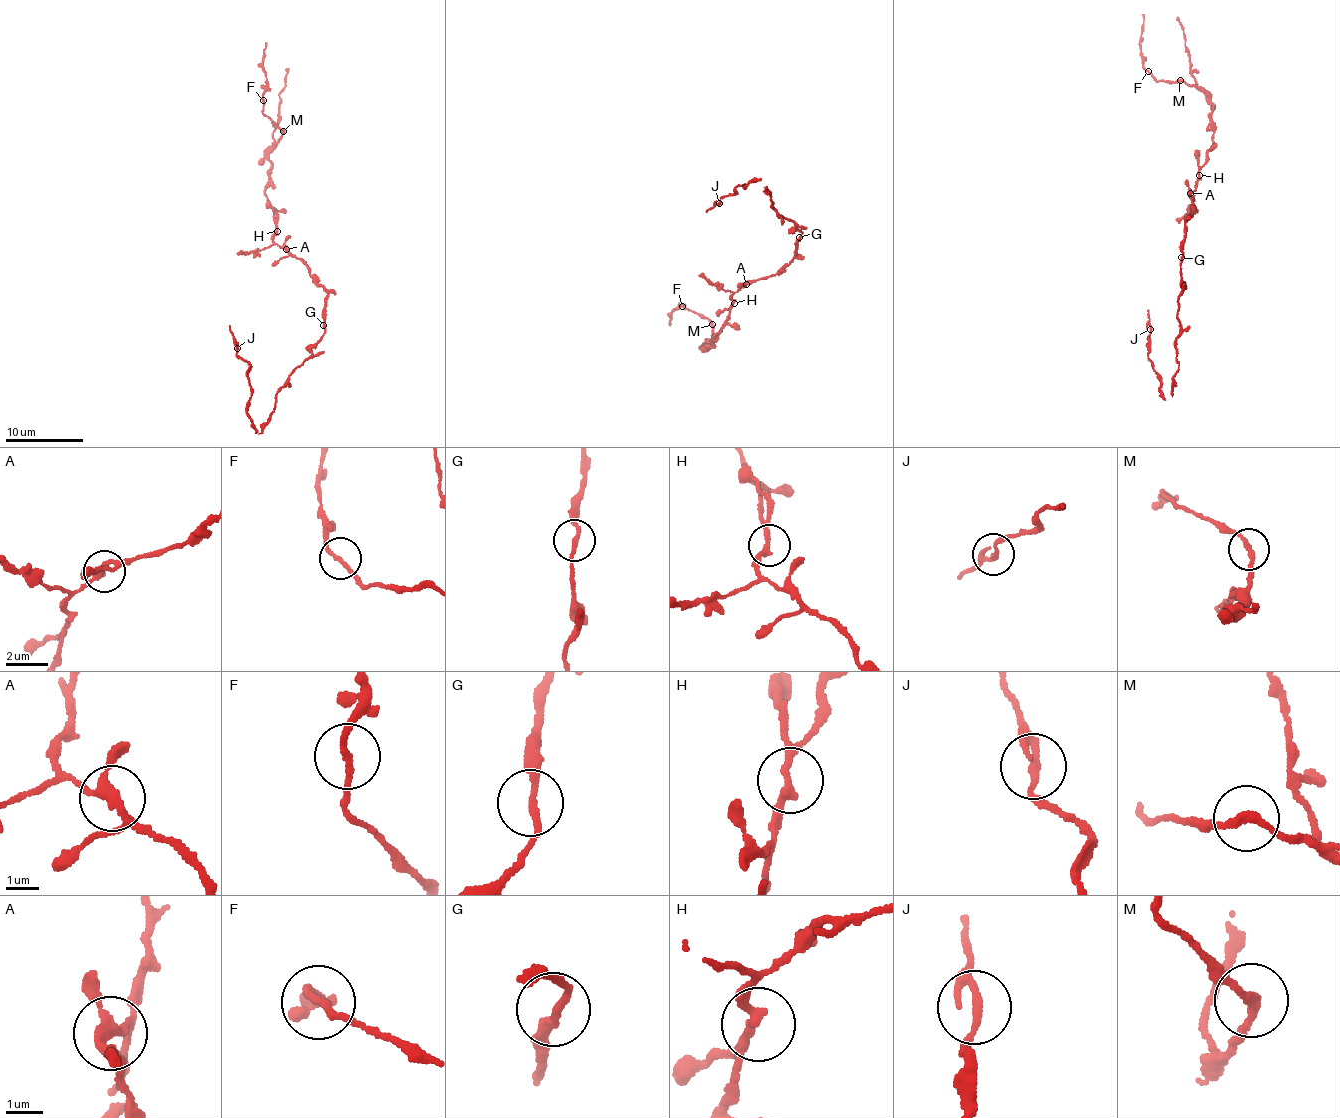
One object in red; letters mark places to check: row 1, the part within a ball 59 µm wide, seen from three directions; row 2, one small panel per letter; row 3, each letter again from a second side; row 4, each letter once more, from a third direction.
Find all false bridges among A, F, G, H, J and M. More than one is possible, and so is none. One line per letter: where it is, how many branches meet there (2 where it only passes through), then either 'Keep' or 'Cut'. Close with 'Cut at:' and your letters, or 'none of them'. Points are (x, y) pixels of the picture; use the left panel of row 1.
A: Place: (286, 249). Branches: 4. Keep
F: Place: (263, 100). Branches: 2. Keep
G: Place: (323, 325). Branches: 2. Keep
H: Place: (277, 231). Branches: 2. Keep
J: Place: (237, 348). Branches: 2. Keep
M: Place: (283, 131). Branches: 2. Keep
Cut at: none of them

